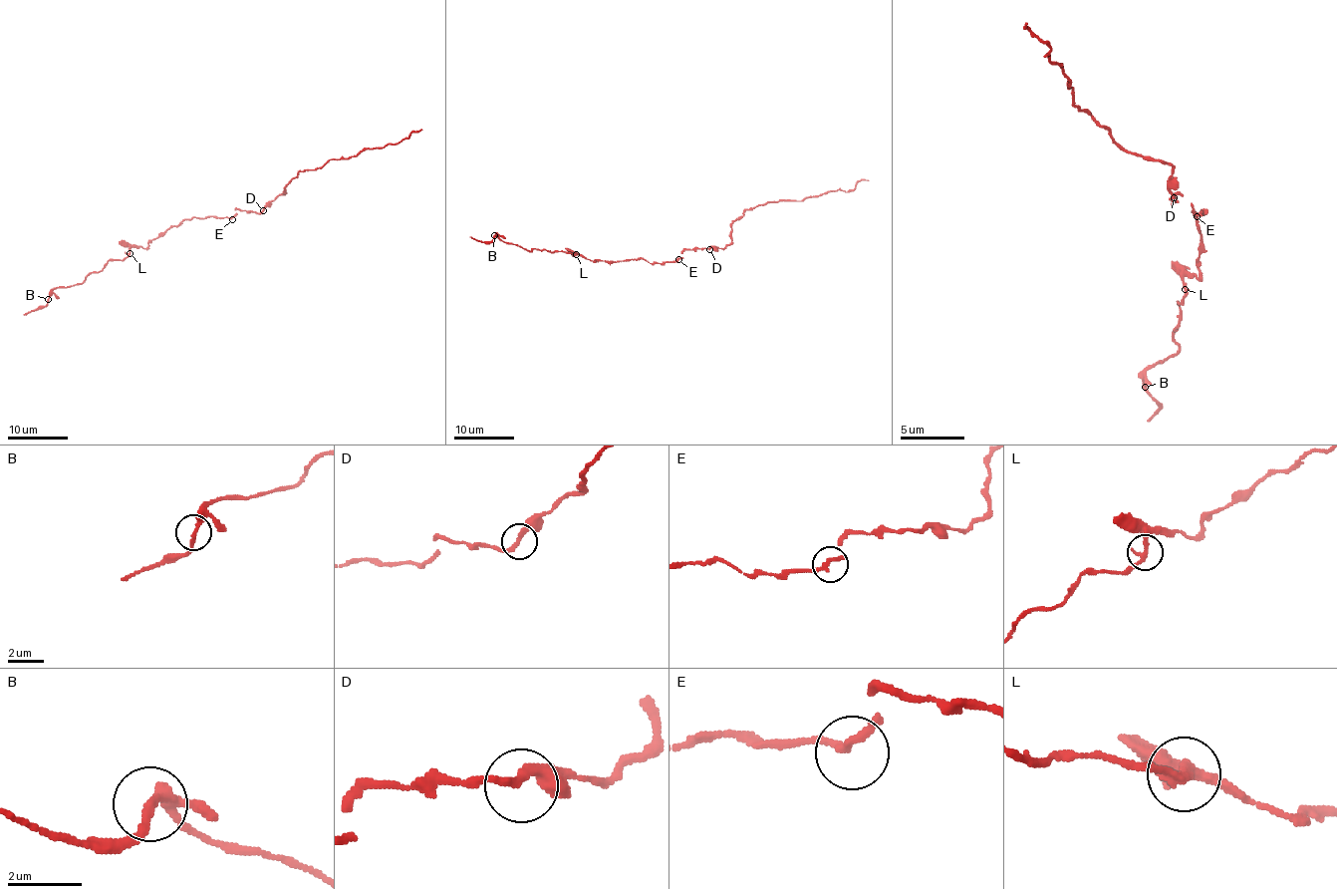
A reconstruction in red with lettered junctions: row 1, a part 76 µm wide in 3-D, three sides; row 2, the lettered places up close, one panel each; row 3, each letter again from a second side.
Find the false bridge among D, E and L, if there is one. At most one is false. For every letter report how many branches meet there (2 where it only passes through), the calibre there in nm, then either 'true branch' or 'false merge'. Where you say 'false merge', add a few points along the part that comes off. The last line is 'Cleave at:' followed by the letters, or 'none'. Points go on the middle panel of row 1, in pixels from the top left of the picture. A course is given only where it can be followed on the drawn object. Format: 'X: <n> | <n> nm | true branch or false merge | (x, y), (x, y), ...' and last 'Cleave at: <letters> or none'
D: 2 | 240 nm | true branch
E: 2 | 200 nm | true branch
L: 2 | 220 nm | true branch
Cleave at: none

